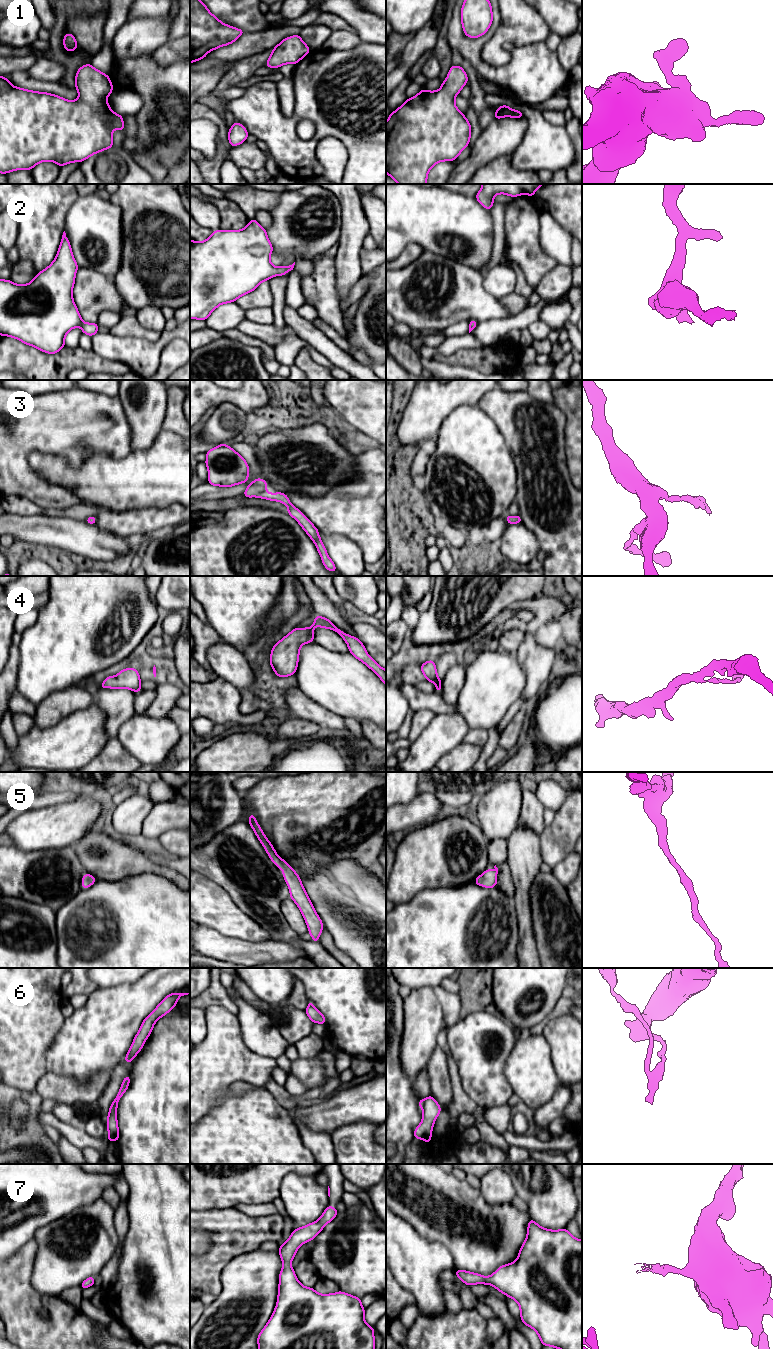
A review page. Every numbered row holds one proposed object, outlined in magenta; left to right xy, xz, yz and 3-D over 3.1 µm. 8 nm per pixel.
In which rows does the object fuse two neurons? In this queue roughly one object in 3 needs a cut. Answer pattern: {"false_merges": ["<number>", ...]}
{"false_merges": ["4", "6"]}

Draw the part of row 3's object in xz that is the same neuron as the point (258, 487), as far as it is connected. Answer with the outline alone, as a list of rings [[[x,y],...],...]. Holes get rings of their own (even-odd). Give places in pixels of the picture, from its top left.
[[[255,479],[245,490],[243,495],[247,498],[258,497],[262,499],[268,499],[271,501],[279,501],[288,506],[287,512],[291,515],[304,529],[307,535],[312,539],[316,548],[321,556],[322,563],[328,571],[337,572],[336,566],[327,554],[326,548],[321,541],[318,533],[318,529],[311,523],[311,521],[295,506],[290,503],[286,494],[267,493],[267,482],[264,479]]]

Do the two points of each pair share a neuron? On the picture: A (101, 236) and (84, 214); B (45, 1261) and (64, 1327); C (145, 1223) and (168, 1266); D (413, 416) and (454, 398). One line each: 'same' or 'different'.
A: same
B: different
C: same
D: same

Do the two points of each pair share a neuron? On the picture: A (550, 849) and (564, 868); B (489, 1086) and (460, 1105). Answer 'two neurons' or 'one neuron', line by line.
A: two neurons
B: two neurons

